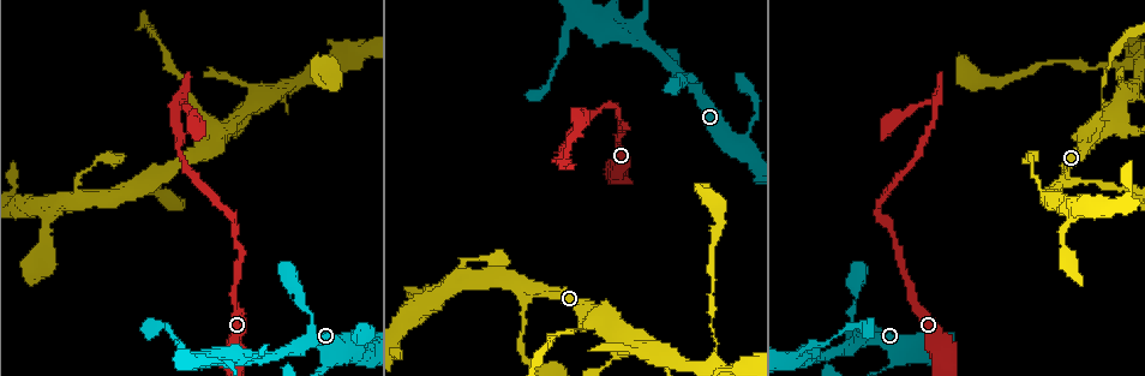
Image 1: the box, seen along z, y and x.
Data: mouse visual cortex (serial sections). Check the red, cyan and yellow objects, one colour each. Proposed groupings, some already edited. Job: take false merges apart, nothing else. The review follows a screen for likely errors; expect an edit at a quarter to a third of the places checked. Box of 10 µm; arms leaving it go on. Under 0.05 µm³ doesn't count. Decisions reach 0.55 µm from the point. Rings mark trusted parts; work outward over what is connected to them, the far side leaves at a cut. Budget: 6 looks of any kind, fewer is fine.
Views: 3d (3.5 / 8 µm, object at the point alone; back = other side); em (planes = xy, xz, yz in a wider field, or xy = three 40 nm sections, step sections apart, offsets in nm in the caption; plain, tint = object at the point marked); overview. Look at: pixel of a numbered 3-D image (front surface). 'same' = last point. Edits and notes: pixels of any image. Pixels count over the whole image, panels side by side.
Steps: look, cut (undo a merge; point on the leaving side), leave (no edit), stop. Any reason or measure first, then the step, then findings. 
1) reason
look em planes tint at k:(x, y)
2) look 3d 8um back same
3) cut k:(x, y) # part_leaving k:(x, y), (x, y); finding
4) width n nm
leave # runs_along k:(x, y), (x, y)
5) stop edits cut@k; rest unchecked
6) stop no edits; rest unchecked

branch point
look 3d 3.5um back at 1:(532, 290)

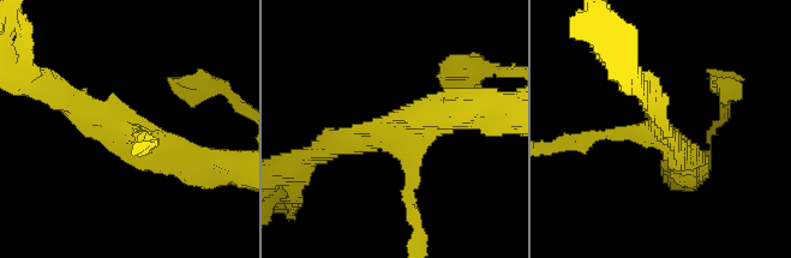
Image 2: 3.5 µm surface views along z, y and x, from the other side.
arms 3; arm_widths 150, 250, 400 nm; now the EM
look em xy step 3 plain at 2:(130, 129)

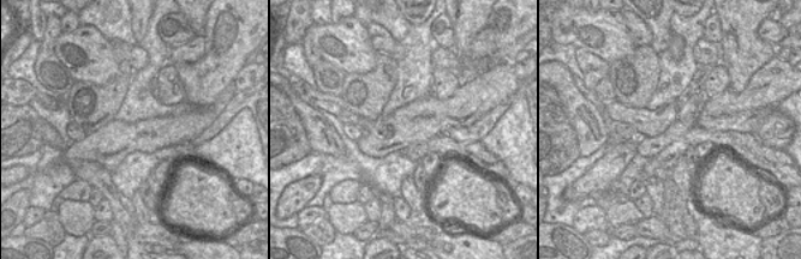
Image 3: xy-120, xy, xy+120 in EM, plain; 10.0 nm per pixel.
with the object marked
look em xy step 3 tint same

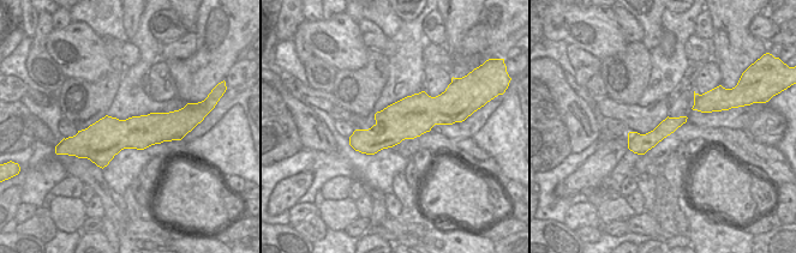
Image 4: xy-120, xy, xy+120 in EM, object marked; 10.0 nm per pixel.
width 420 nm
leave # runs_along 2:(52, 86), (155, 152), (196, 164); one cell here

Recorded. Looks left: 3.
sharp bend
look 3d 8um at 1:(562, 159)

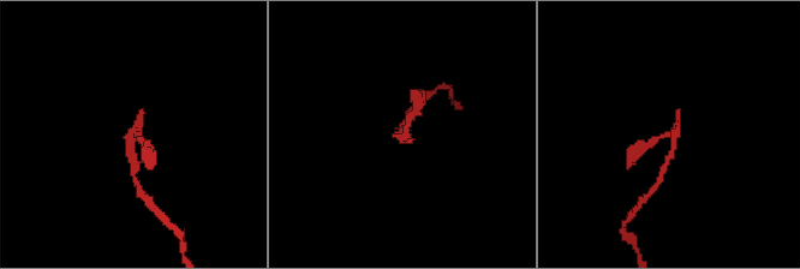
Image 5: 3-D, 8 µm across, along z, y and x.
need the tissue
look em xy step 3 tint same

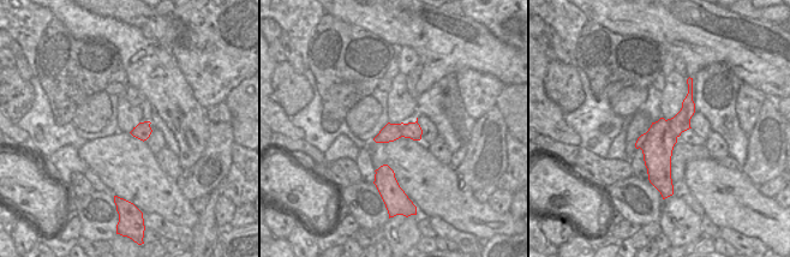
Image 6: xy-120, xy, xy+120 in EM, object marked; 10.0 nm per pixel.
width 180 nm
cut 5:(651, 142) # border 6:(666, 120), (676, 137); a second cell is stuck on

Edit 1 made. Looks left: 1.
stop edits cut@5; rest unchecked

